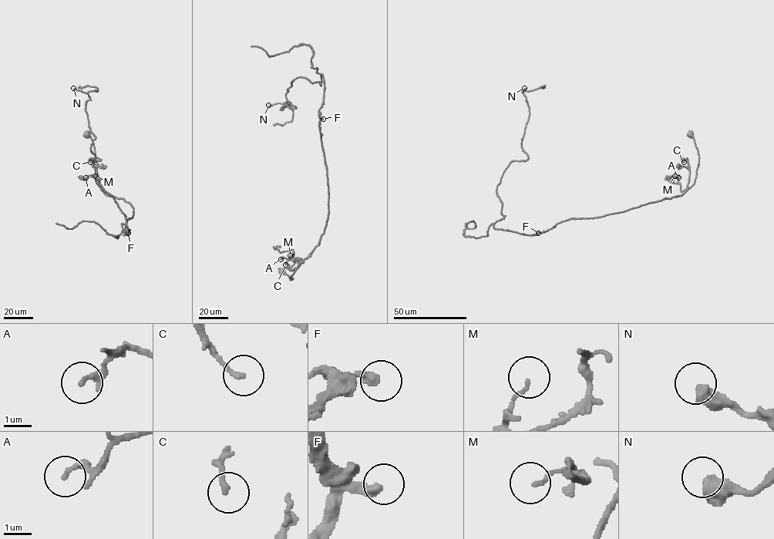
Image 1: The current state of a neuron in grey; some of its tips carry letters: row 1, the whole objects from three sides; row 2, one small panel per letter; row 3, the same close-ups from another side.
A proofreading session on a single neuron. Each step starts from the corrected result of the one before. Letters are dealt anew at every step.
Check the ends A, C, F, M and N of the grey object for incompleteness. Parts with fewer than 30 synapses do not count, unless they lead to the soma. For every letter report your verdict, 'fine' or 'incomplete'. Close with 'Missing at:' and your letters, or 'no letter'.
A: fine
C: fine
F: fine
M: fine
N: fine
Missing at: no letter

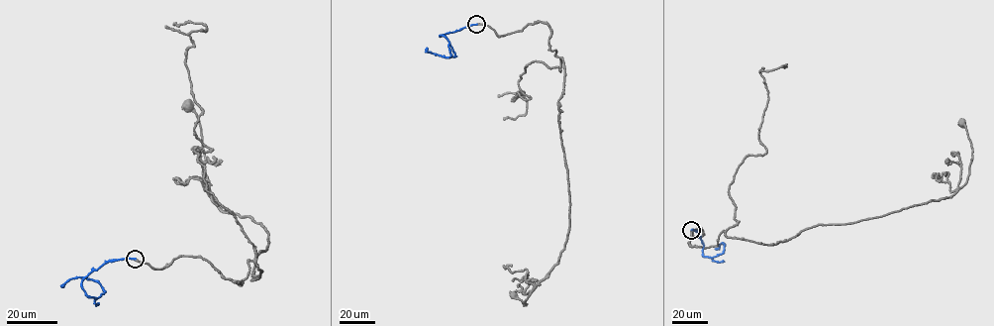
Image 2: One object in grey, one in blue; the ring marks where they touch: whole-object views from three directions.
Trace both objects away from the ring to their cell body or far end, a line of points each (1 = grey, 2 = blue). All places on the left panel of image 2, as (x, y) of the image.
1: (135, 259), (161, 270), (200, 256), (241, 284), (251, 261), (259, 277), (268, 234), (207, 193), (189, 106)
2: (135, 259), (106, 262), (83, 279), (85, 292), (99, 297), (104, 292), (96, 281), (75, 277), (62, 286)

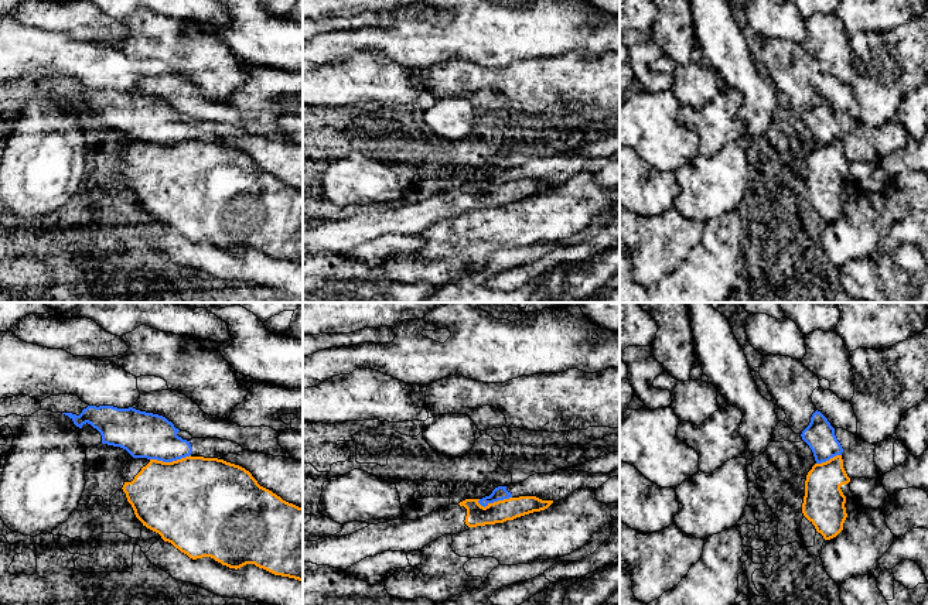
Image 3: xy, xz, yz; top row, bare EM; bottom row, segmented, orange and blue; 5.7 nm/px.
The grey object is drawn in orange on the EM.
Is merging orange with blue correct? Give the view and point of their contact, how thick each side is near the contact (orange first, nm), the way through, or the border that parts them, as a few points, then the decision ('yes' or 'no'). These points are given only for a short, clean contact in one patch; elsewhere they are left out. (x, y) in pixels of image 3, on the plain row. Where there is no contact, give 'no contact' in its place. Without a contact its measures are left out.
xy (170, 146) | 500/260 nm | along xy (190, 137), (171, 144), (150, 143) | no

